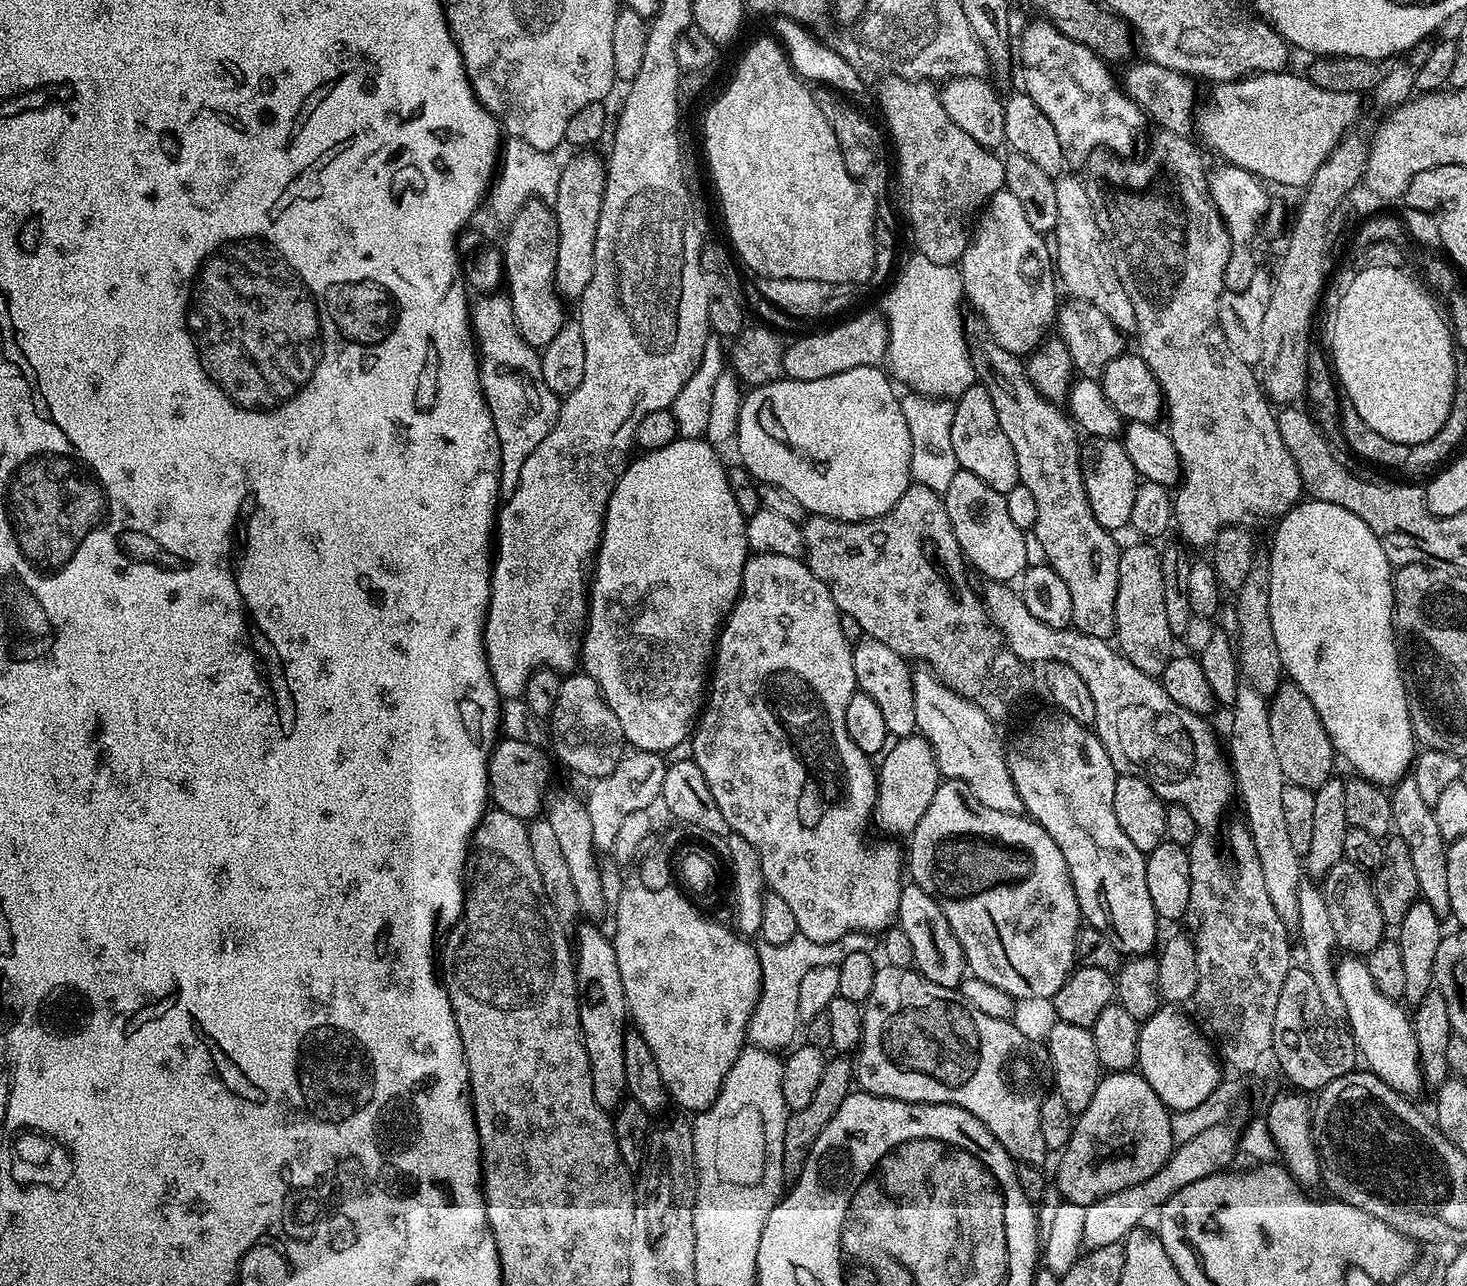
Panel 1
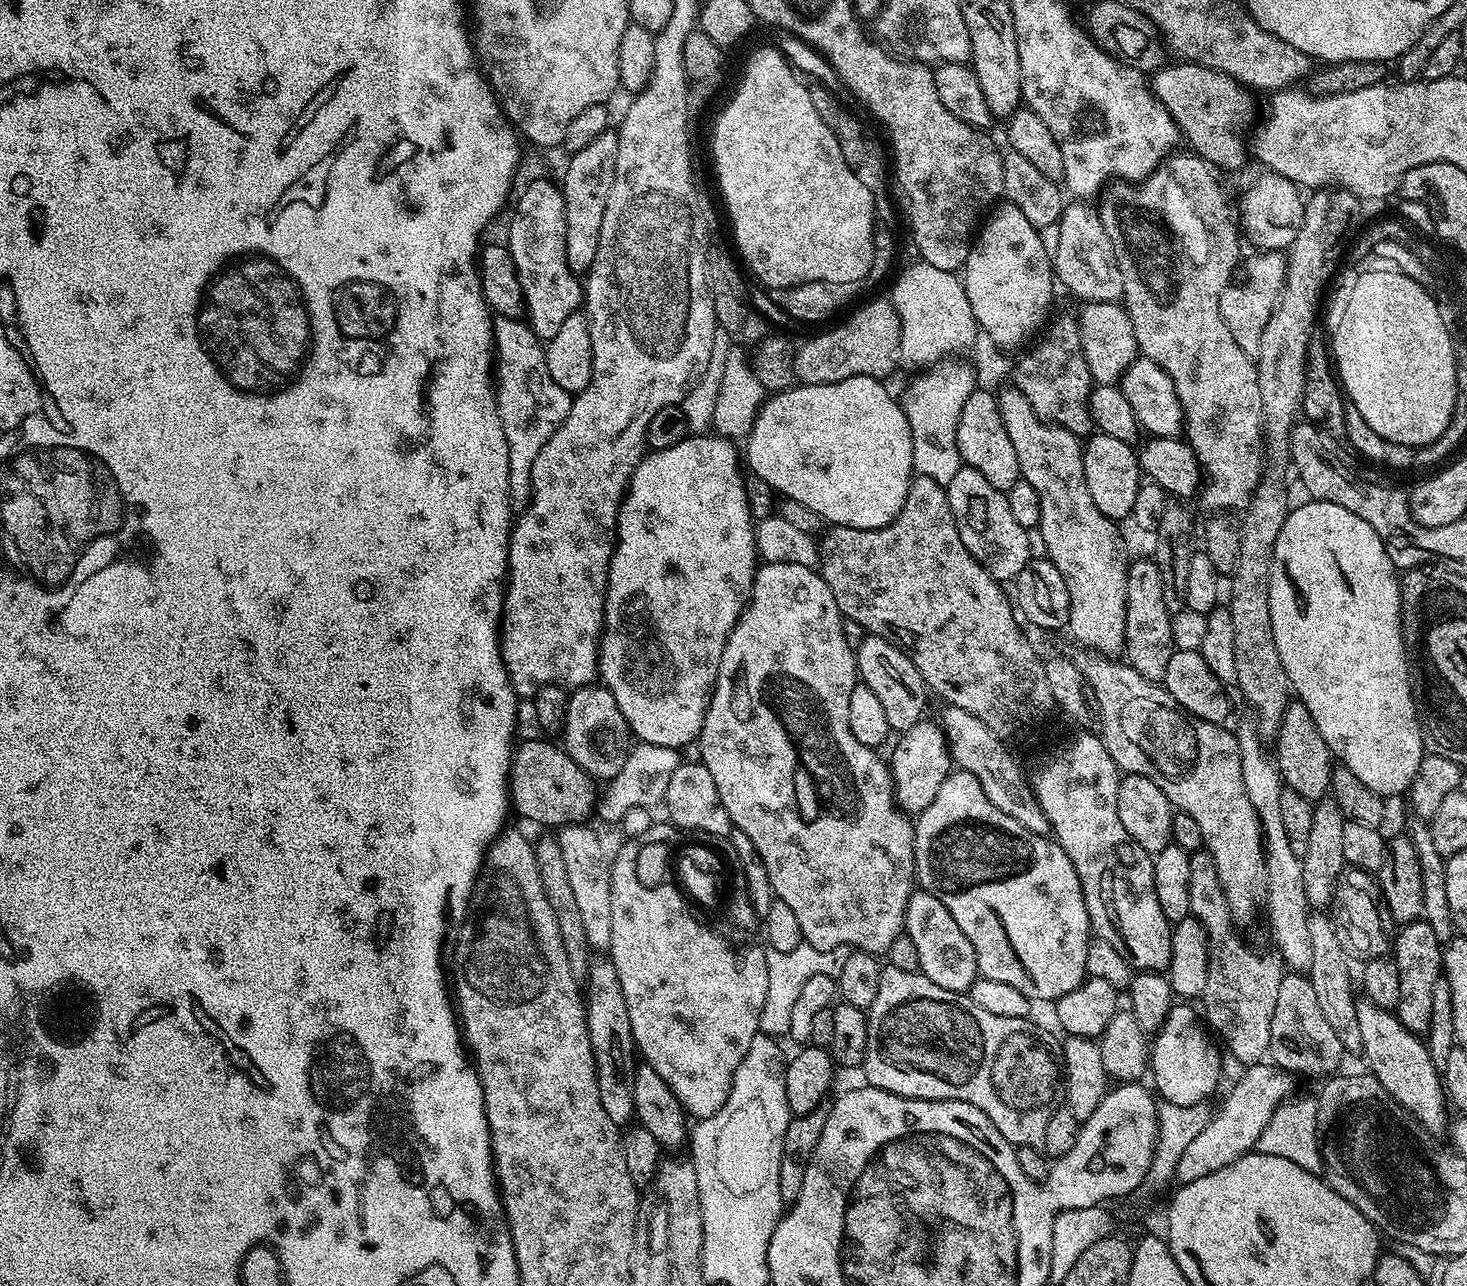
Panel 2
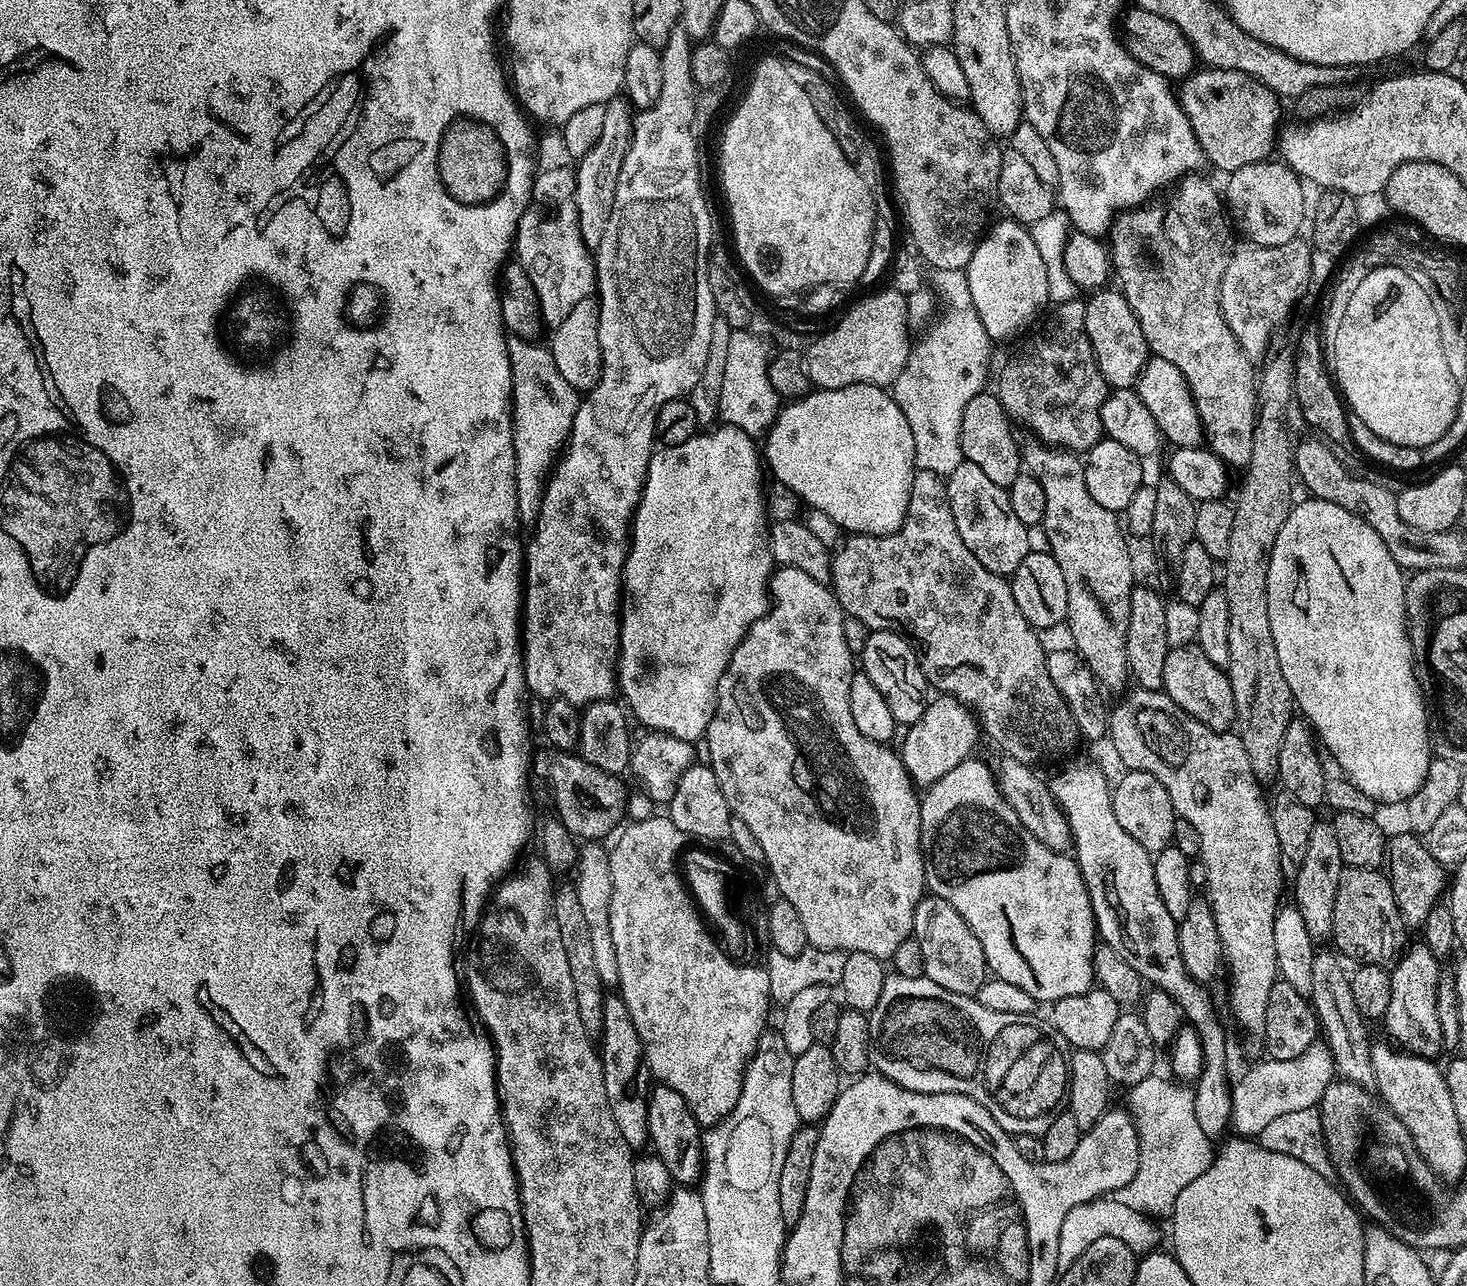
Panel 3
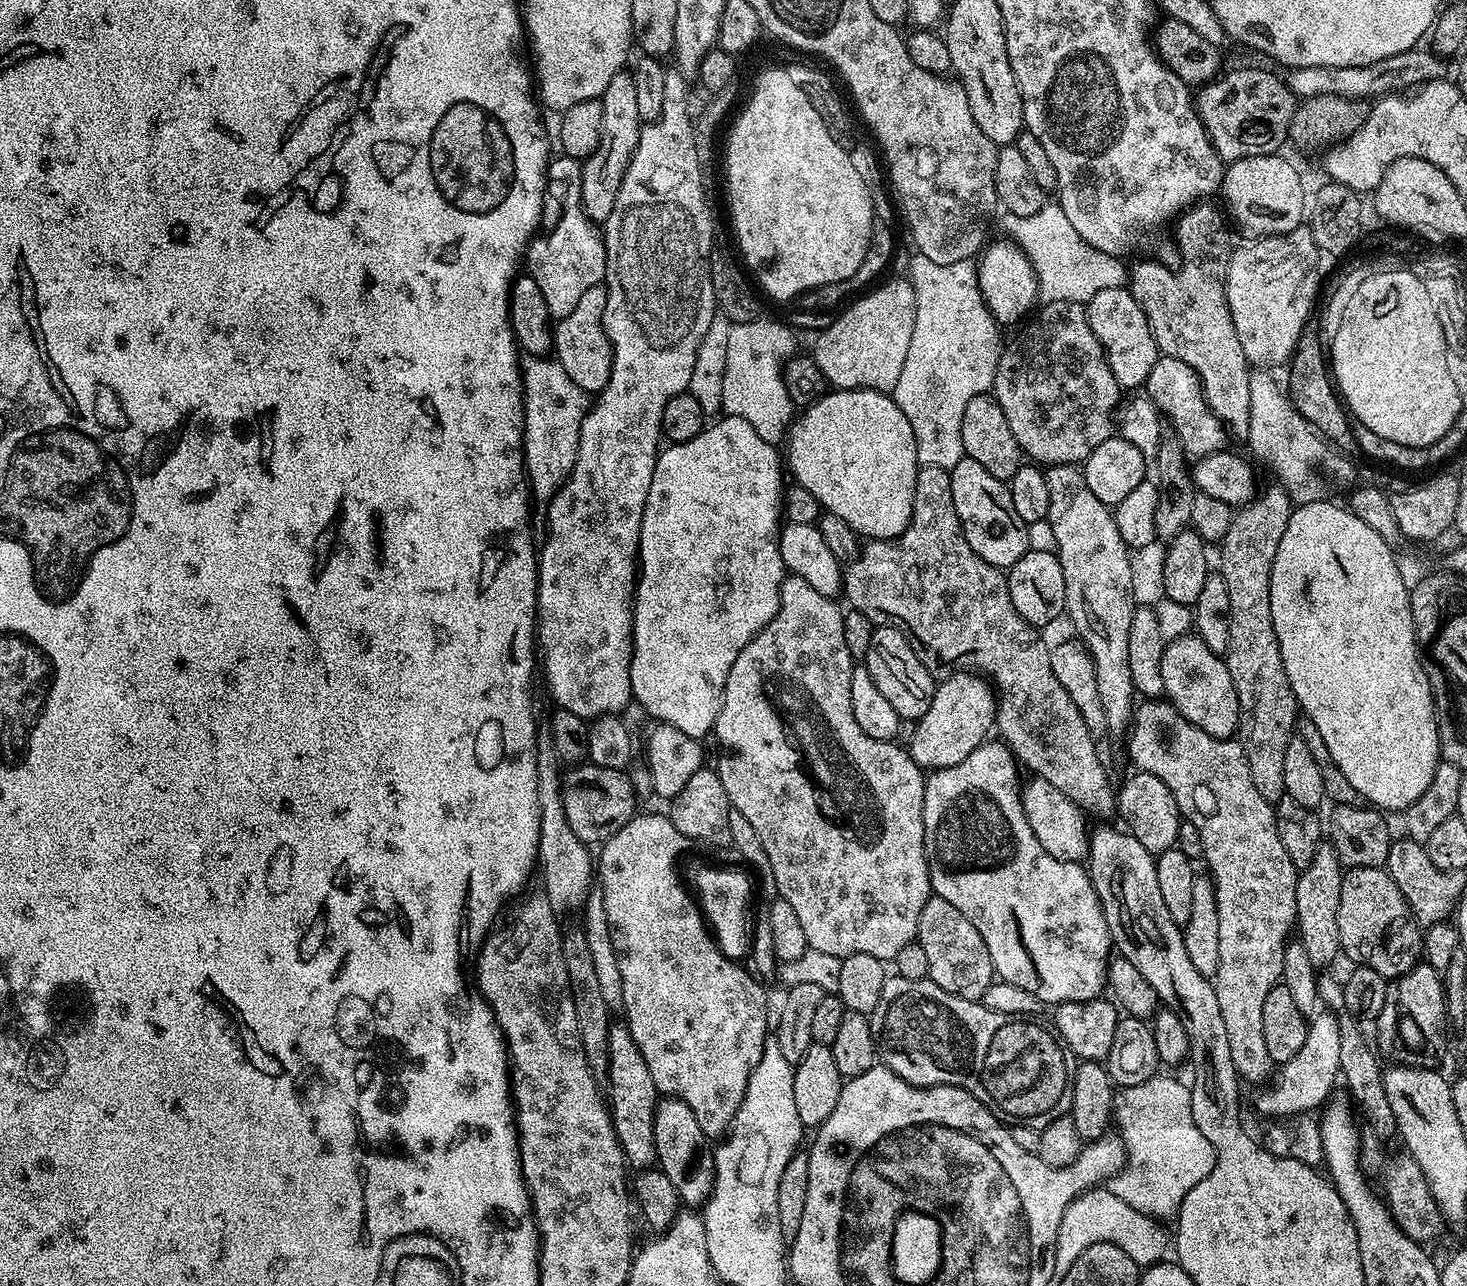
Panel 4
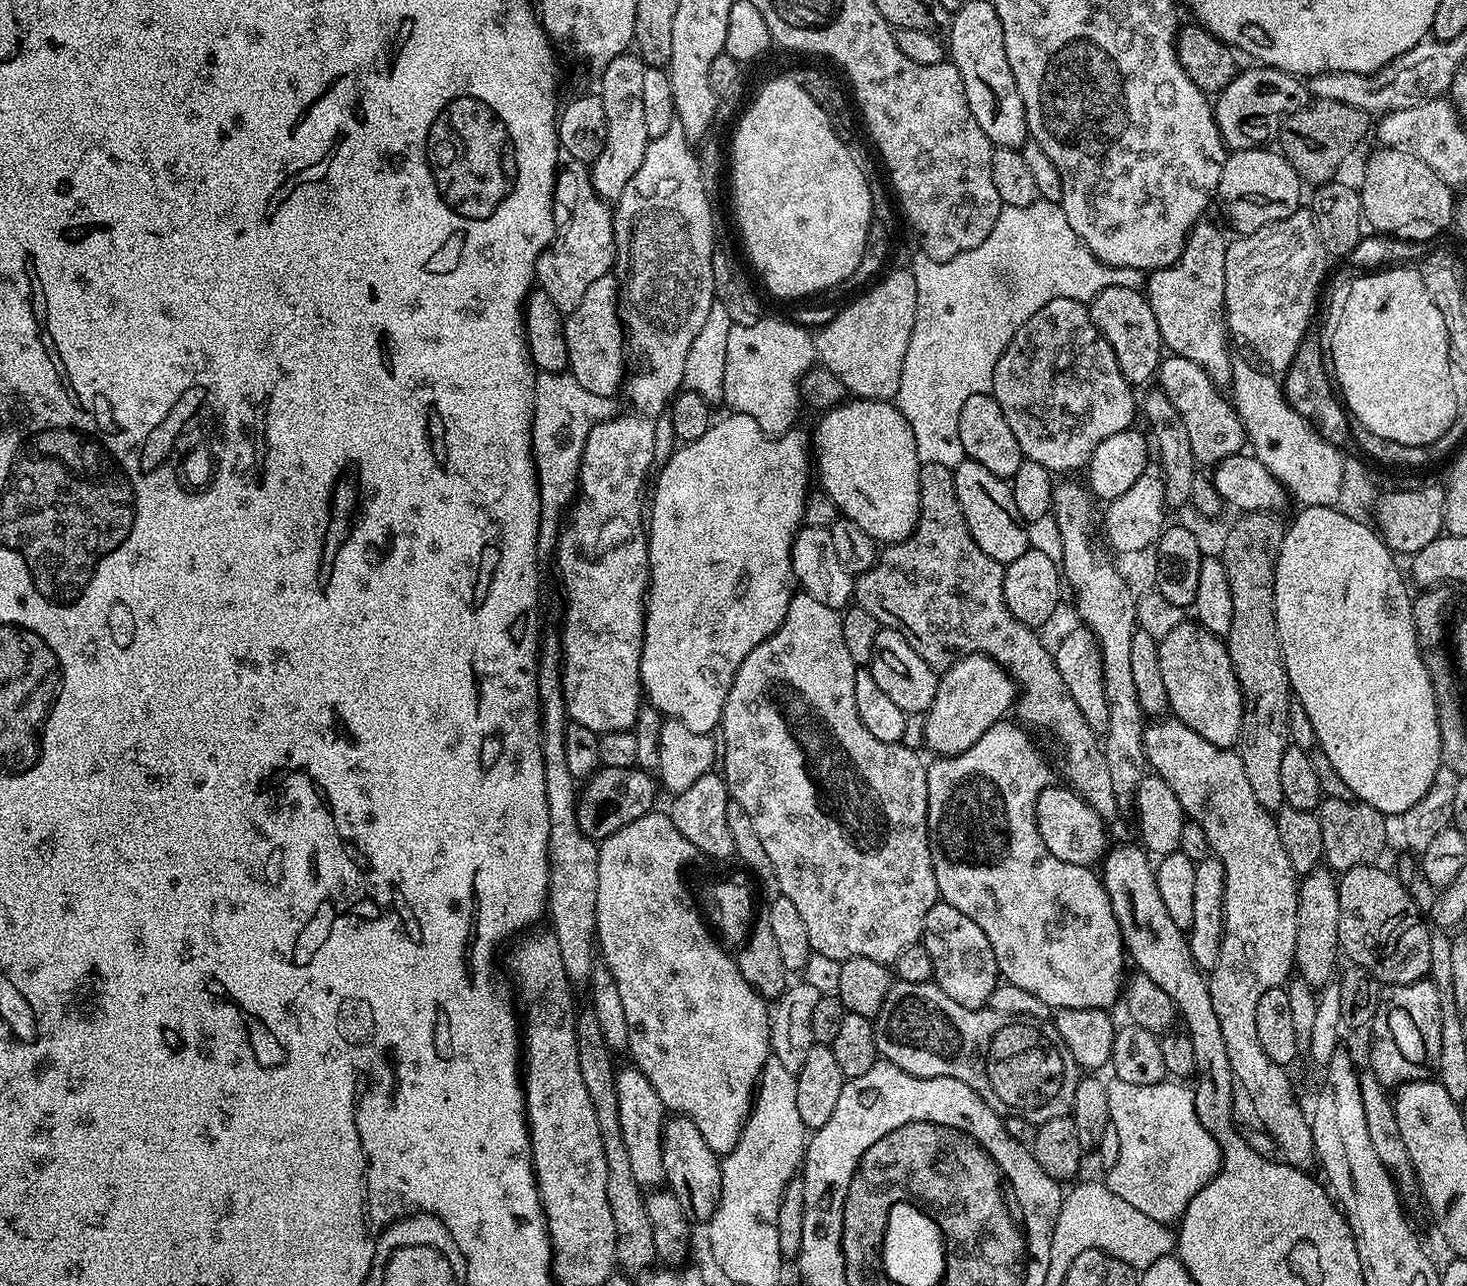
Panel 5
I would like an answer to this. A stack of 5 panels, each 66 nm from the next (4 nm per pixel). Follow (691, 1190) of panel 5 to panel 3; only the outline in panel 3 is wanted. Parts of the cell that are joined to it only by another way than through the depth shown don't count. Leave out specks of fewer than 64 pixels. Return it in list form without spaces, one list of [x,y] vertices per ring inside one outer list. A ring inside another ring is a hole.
[[[656,1082],[648,1090],[648,1139],[651,1151],[670,1170],[673,1181],[680,1186],[692,1186],[701,1179],[704,1170],[704,1138],[702,1125],[694,1118],[694,1114],[688,1109],[687,1102],[678,1094],[678,1090],[670,1090],[670,1086]]]

